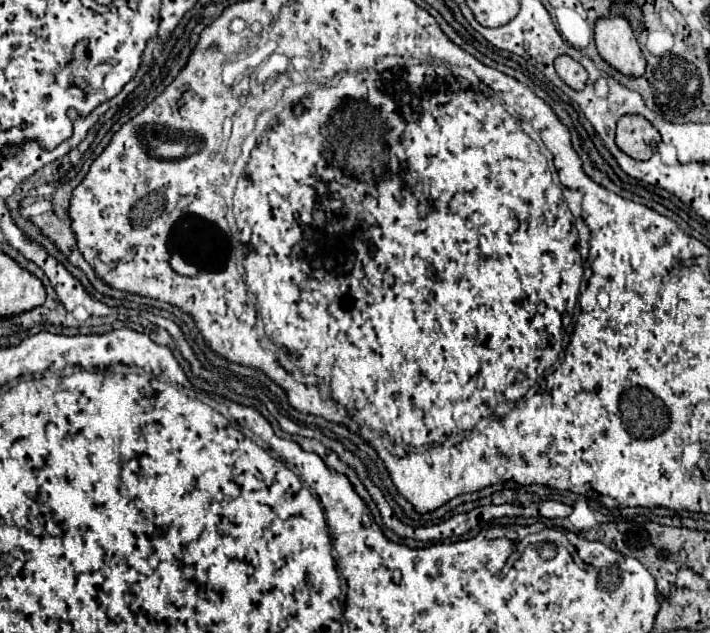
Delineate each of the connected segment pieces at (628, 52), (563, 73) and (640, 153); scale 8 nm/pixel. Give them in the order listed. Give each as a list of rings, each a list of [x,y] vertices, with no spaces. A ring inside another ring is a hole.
[[[599,17],[595,21],[595,45],[599,55],[621,73],[633,77],[645,73],[645,57],[625,17]]]
[[[561,55],[555,59],[555,69],[559,73],[559,77],[575,91],[581,91],[587,83],[587,71],[581,63],[577,63],[573,57],[569,55]]]
[[[623,115],[617,121],[617,147],[637,161],[649,159],[659,143],[659,131],[641,115]]]

